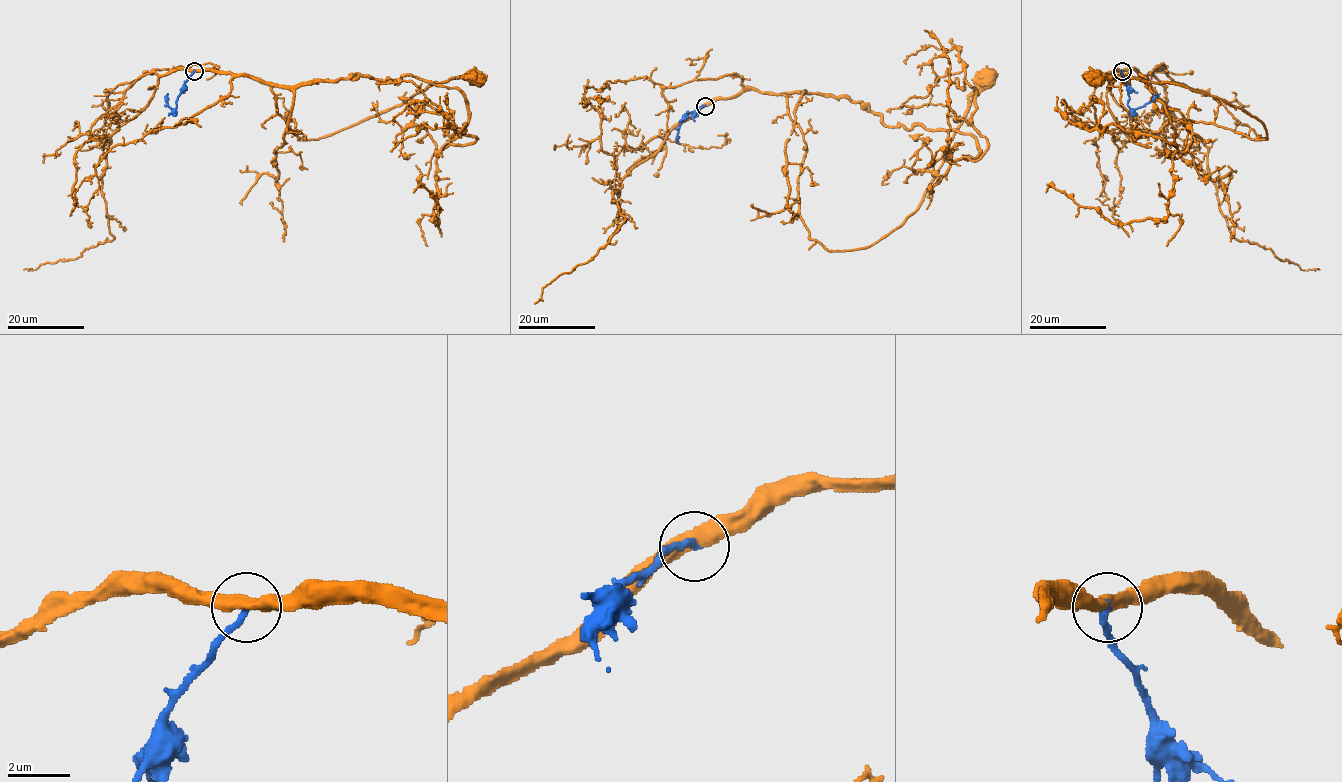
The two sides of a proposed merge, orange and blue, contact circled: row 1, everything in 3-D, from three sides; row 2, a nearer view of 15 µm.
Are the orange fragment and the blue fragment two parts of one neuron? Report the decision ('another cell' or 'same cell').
another cell

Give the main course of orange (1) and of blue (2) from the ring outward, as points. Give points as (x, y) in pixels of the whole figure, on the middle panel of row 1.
1: (705, 106), (757, 89), (783, 94), (806, 144), (797, 188), (809, 238), (861, 249), (917, 209), (984, 79)
2: (705, 106), (685, 115), (678, 132), (679, 144)

